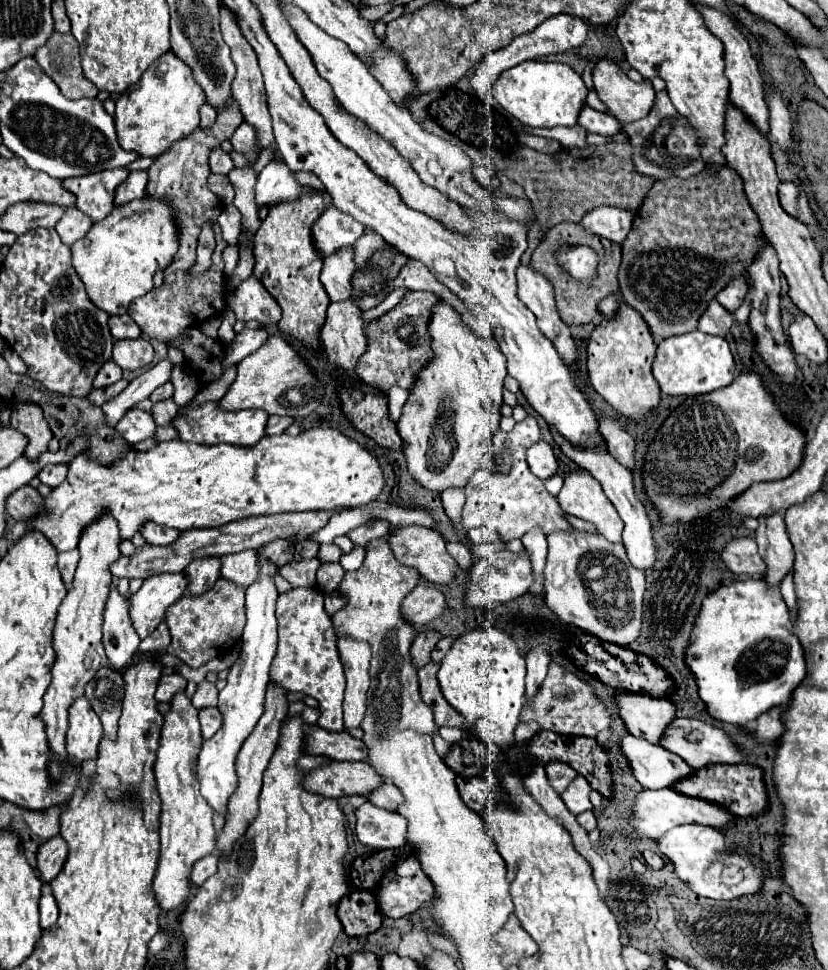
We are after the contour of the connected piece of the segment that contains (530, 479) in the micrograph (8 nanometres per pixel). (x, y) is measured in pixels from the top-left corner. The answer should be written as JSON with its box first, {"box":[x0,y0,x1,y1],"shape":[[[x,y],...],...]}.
{"box":[463,417,571,543],"shape":[[[533,417],[517,423],[511,433],[497,431],[493,437],[493,447],[485,455],[485,469],[477,469],[469,483],[465,485],[465,507],[463,507],[463,527],[487,527],[495,529],[503,543],[511,539],[521,539],[529,529],[541,527],[545,535],[553,531],[571,531],[571,525],[557,505],[557,499],[547,493],[543,481],[529,471],[525,461],[525,451],[541,439],[539,425]]]}

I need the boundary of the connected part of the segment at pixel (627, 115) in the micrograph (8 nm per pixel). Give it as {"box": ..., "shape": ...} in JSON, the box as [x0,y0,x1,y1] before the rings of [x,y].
{"box":[593,57,655,121],"shape":[[[607,57],[595,63],[593,83],[599,99],[607,105],[609,115],[619,121],[637,121],[653,107],[655,91],[651,81],[631,81],[623,69]]]}

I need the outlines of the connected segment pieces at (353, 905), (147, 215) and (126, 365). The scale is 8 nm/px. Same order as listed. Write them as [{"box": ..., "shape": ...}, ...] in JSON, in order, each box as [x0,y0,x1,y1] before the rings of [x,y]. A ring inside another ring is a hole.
[{"box":[337,891,381,937],"shape":[[[369,891],[347,893],[341,899],[341,905],[337,905],[337,917],[349,937],[369,935],[381,927],[381,913],[375,895]]]},{"box":[71,197,179,315],"shape":[[[151,197],[135,199],[127,205],[115,207],[109,217],[103,221],[93,223],[89,233],[71,245],[71,261],[75,273],[81,277],[85,283],[89,299],[109,315],[123,315],[127,313],[129,305],[133,299],[149,293],[153,289],[153,275],[161,269],[165,269],[175,251],[179,247],[179,237],[177,237],[177,225],[173,221],[173,213],[165,201],[153,201]]]},{"box":[113,339,153,369],"shape":[[[121,339],[113,345],[113,361],[121,369],[143,369],[153,361],[153,347],[147,339]]]}]

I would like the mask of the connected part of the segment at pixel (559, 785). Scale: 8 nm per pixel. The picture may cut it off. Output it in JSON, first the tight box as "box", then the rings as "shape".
{"box":[545,763,573,793],"shape":[[[547,763],[545,765],[545,771],[547,771],[547,779],[549,779],[549,785],[561,793],[567,789],[567,785],[573,781],[573,769],[569,769],[569,765],[561,765],[561,763]]]}

